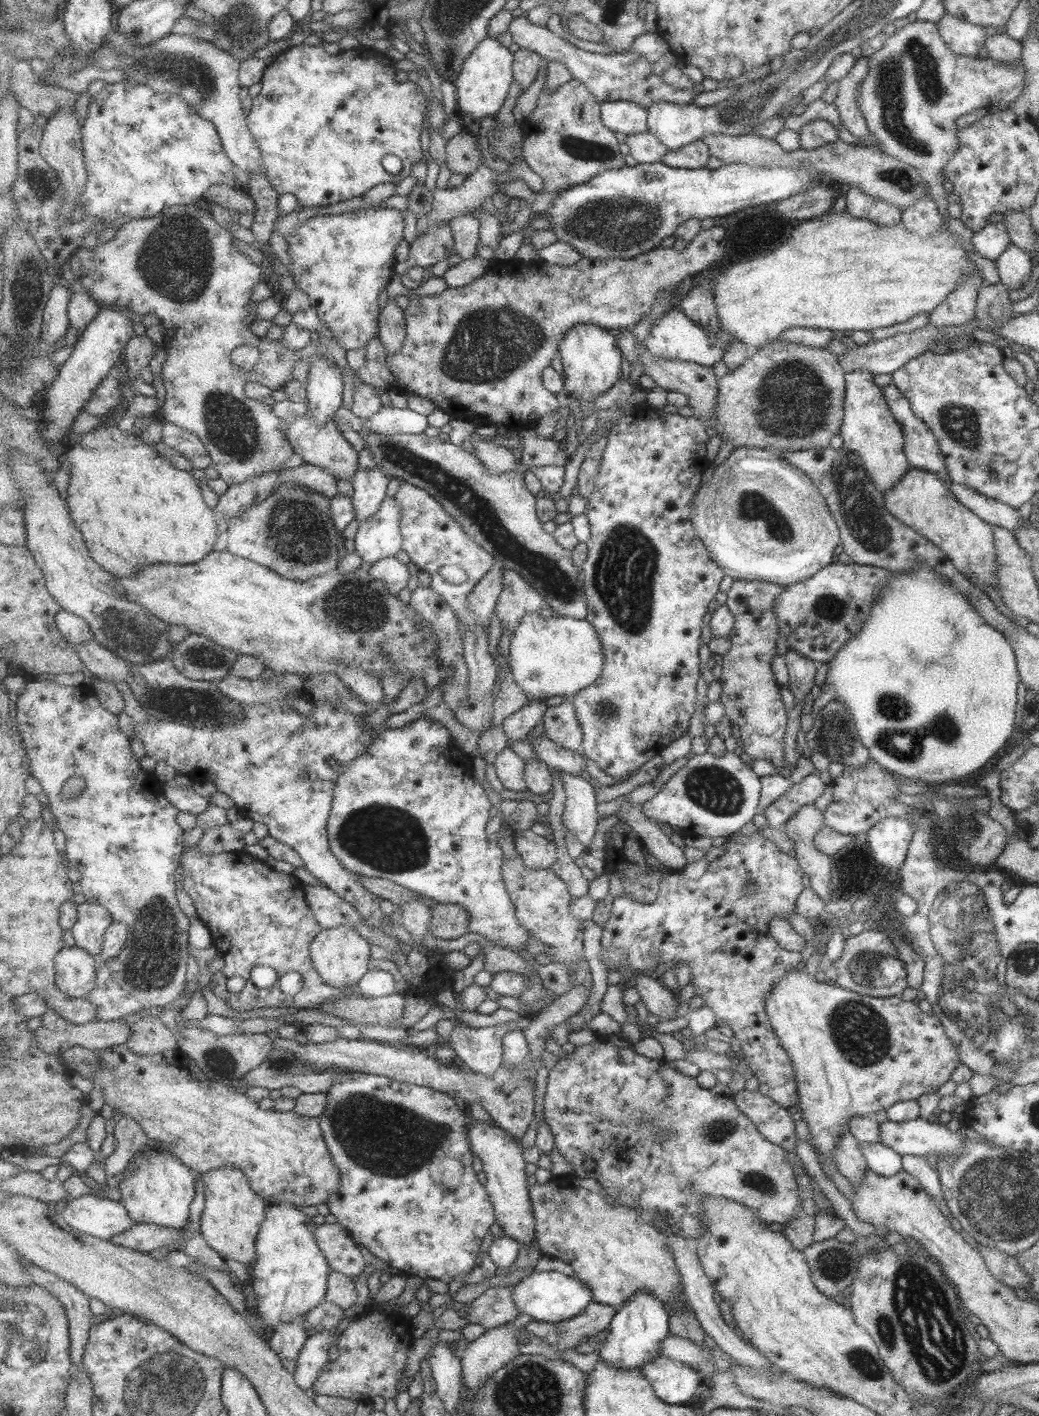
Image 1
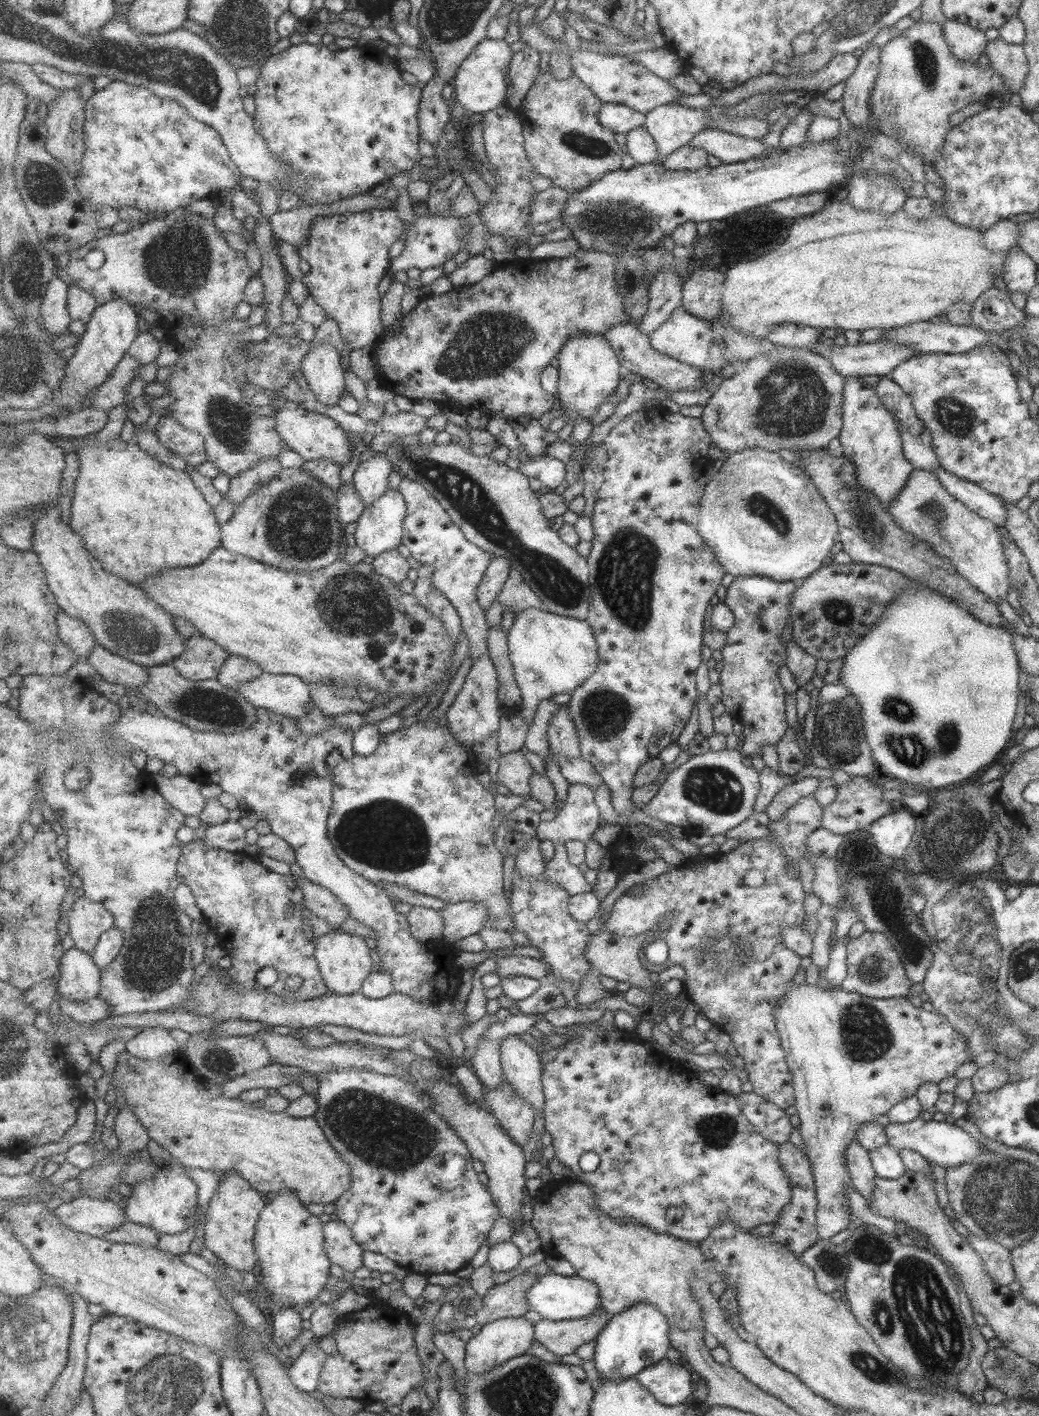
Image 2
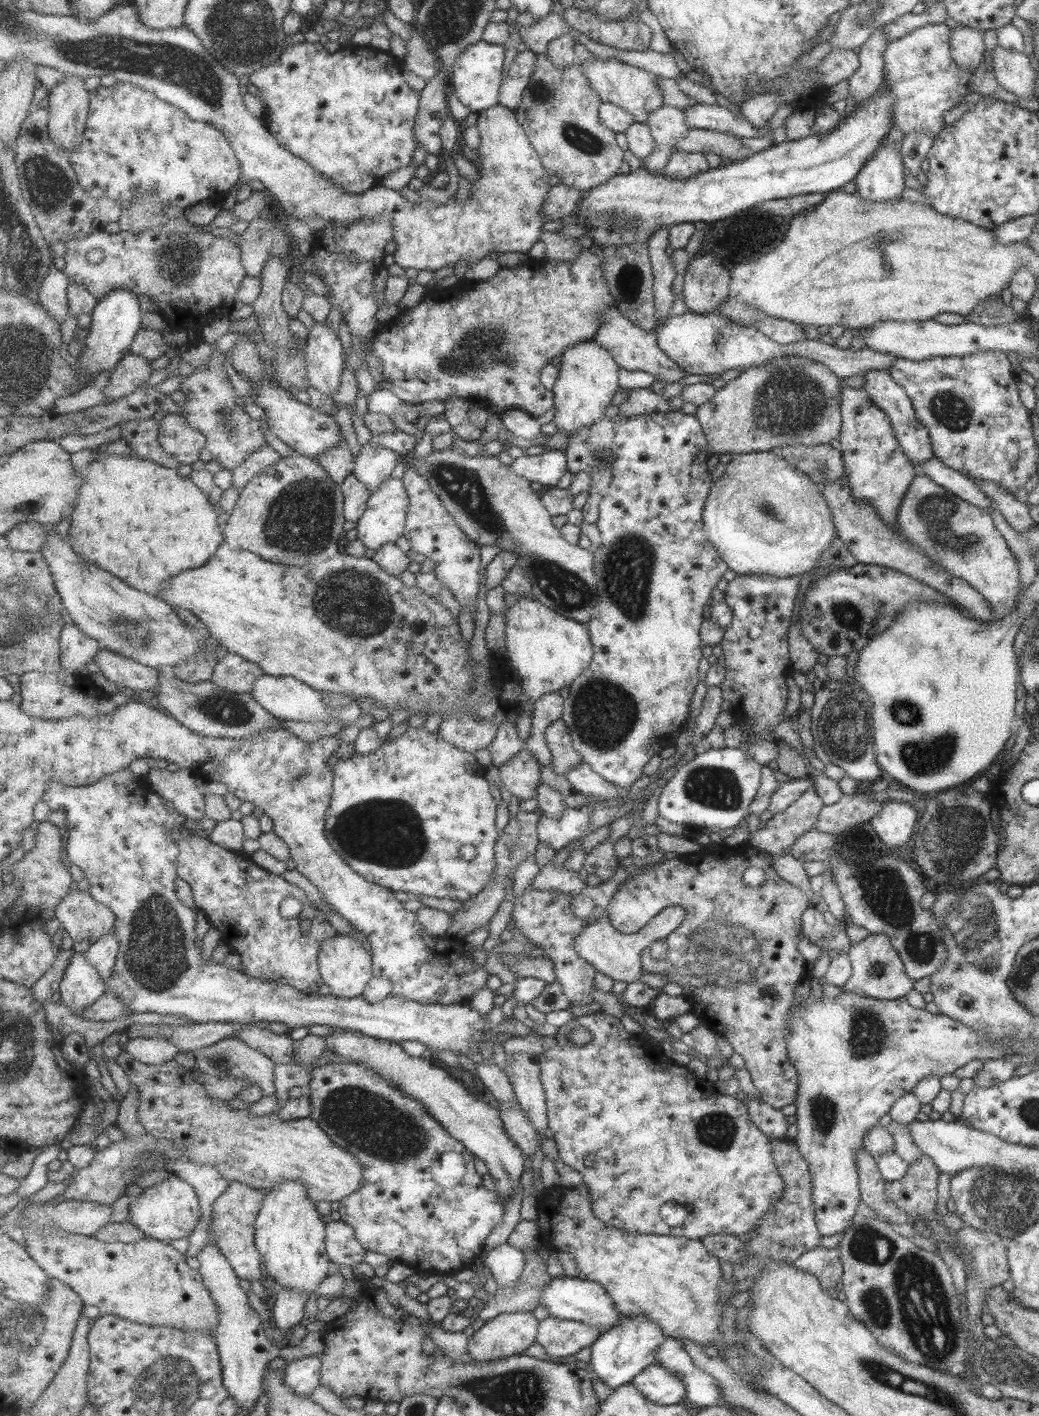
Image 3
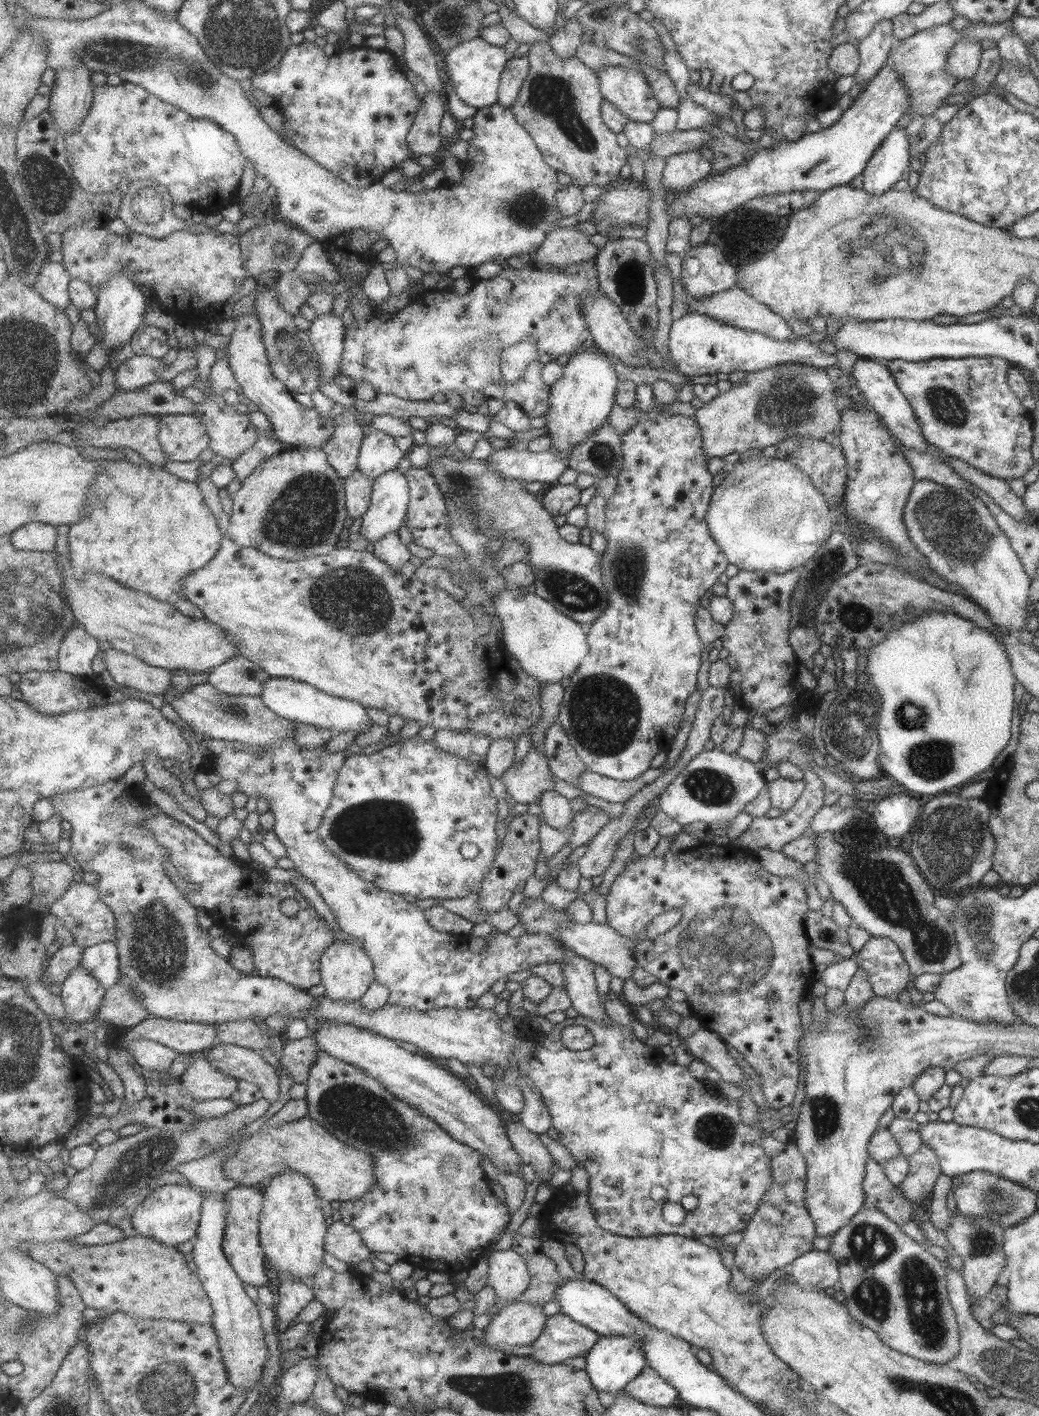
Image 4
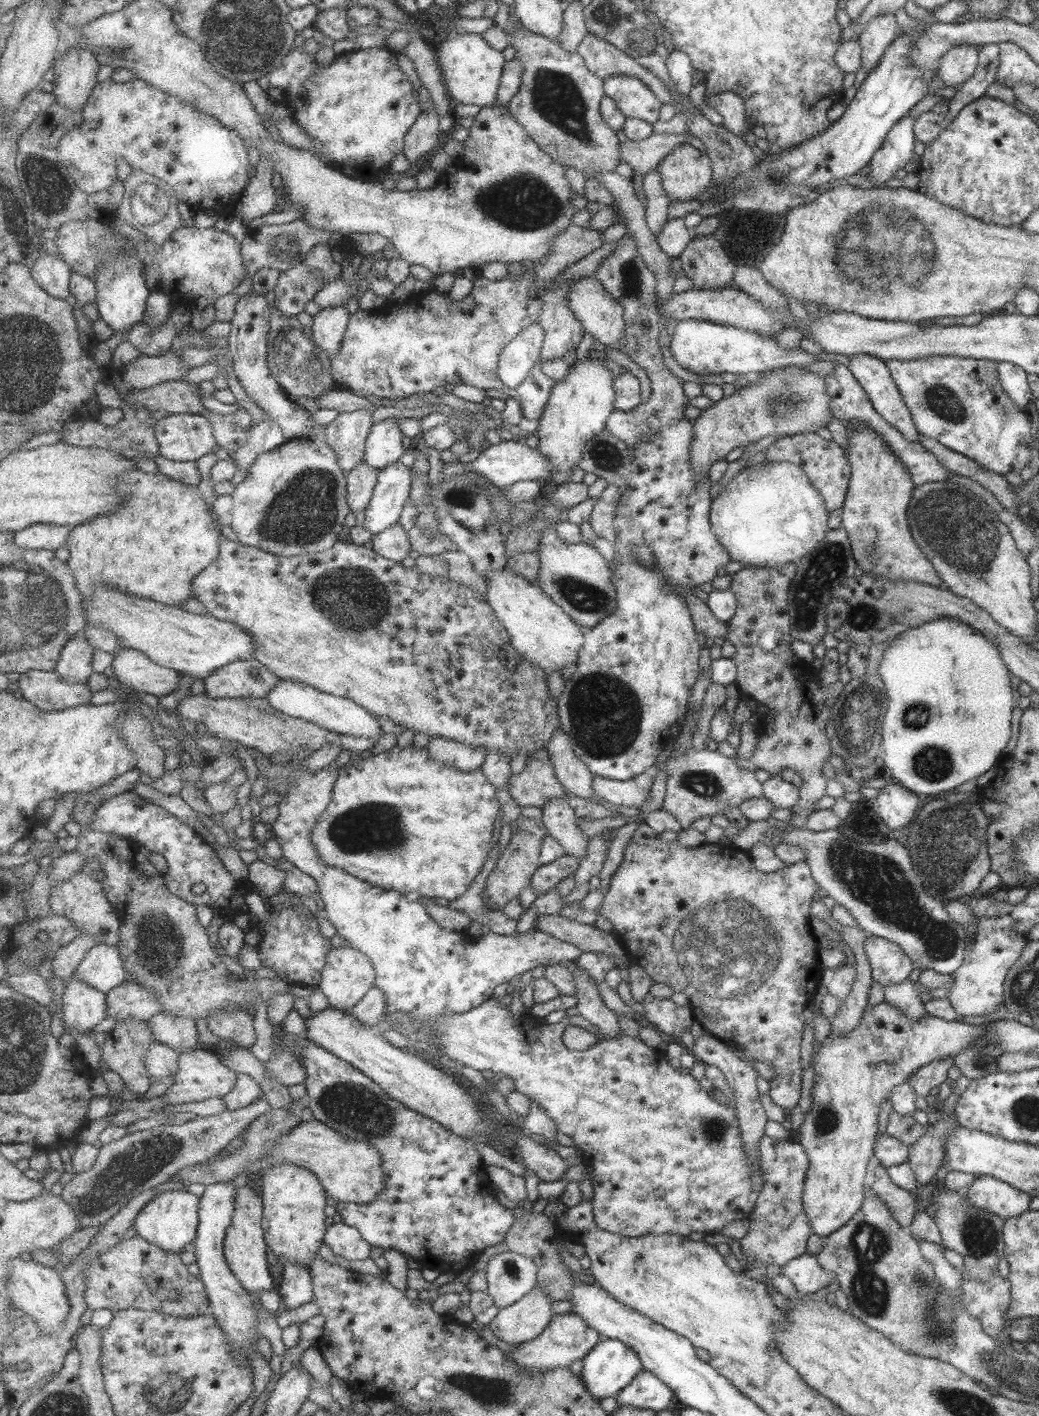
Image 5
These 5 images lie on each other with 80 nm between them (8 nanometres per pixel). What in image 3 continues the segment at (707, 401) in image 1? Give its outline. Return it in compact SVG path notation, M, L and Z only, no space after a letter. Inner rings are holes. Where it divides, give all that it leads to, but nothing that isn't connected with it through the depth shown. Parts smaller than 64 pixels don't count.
M613 307L606 312L604 323L594 341L603 348L607 348L616 358L616 362L621 368L627 371L649 373L649 375L657 377L658 381L665 385L678 383L688 374L685 374L685 370L680 365L677 365L669 356L665 355L664 350L659 346L657 338L657 333L647 332L643 328L639 328L620 311L619 307Z

